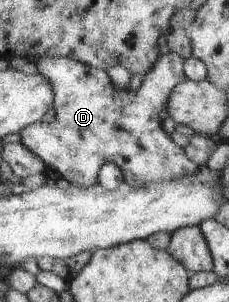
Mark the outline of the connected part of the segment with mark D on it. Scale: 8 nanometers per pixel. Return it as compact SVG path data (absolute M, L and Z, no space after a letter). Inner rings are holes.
M168 52L154 61L154 64L143 74L142 82L136 90L116 90L108 78L105 70L86 66L71 58L58 57L39 58L35 62L37 72L40 73L48 84L52 86L52 100L54 116L50 122L36 122L26 126L18 134L21 143L31 150L44 162L47 169L56 172L60 182L76 188L86 188L96 183L98 168L104 162L112 162L122 170L123 181L134 188L154 182L166 182L174 178L193 176L198 172L195 165L185 153L183 148L176 146L169 134L164 132L161 122L164 106L168 102L172 86L182 82L186 77L182 71L183 58L178 54Z

